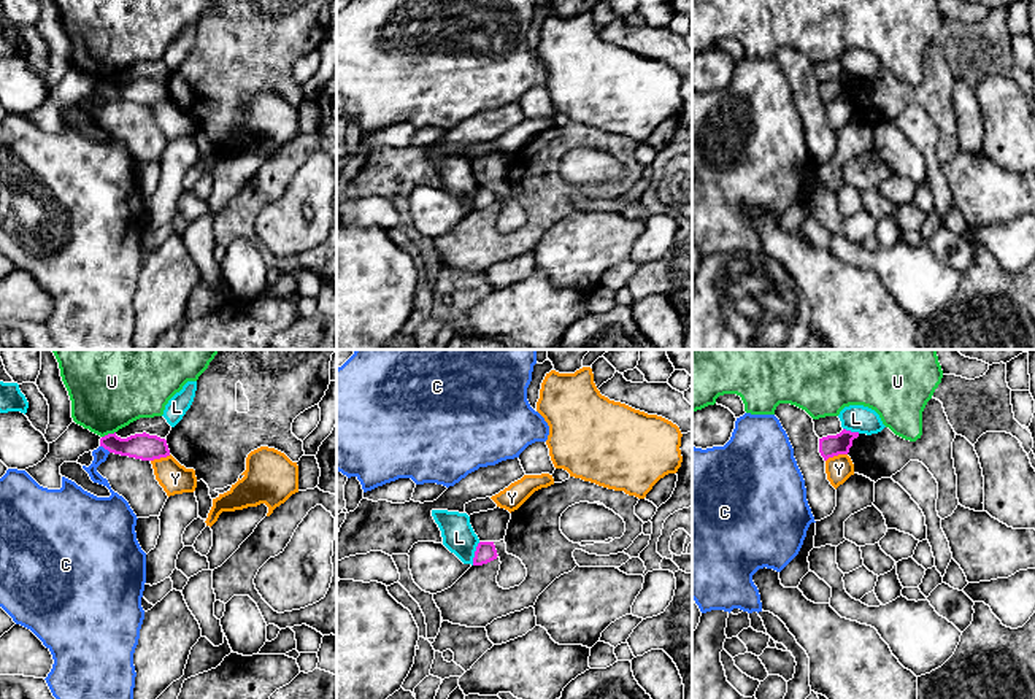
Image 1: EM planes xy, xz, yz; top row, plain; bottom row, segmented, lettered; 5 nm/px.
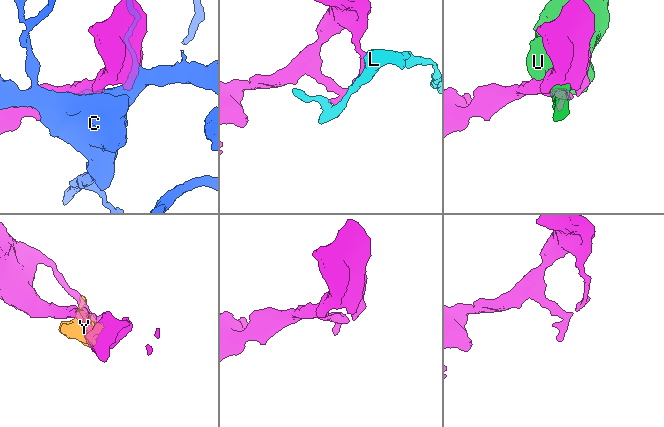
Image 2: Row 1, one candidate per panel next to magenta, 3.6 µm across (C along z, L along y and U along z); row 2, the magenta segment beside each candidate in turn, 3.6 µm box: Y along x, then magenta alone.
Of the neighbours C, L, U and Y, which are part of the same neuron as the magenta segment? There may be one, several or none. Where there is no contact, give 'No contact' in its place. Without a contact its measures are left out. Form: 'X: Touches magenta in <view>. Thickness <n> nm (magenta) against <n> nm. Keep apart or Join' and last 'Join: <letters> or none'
C: Touches magenta in xy. Thickness 140 nm (magenta) against 70 nm. Keep apart
L: Touches magenta in xz. Thickness 100 nm (magenta) against 160 nm. Keep apart
U: Touches magenta in xy. Thickness 140 nm (magenta) against 380 nm. Keep apart
Y: Touches magenta in yz. Thickness 110 nm (magenta) against 140 nm. Keep apart
Join: none

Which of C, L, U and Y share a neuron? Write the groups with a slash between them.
C / L / U / Y

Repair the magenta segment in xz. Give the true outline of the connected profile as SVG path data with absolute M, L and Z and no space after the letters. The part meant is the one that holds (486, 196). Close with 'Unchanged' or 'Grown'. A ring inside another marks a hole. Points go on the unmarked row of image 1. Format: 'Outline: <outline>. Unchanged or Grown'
Outline: M479 186L475 195L473 210L483 210L497 203L494 186Z. Unchanged

